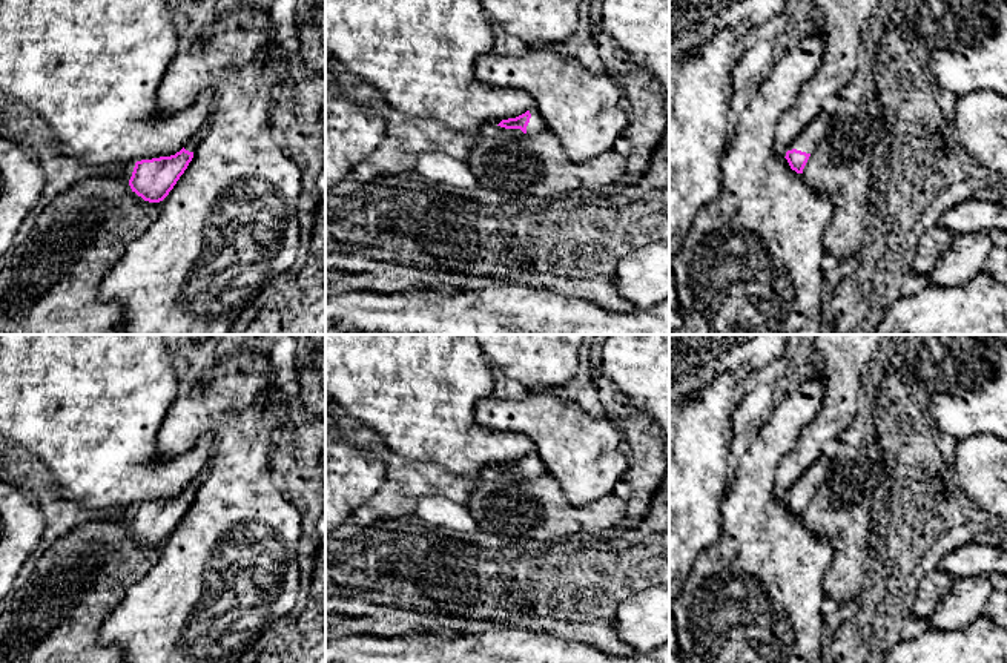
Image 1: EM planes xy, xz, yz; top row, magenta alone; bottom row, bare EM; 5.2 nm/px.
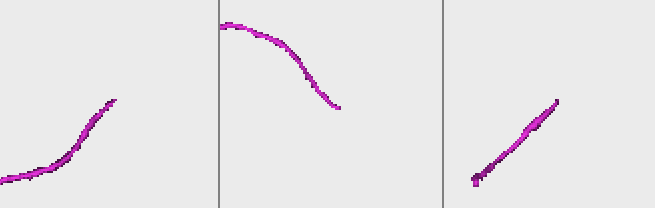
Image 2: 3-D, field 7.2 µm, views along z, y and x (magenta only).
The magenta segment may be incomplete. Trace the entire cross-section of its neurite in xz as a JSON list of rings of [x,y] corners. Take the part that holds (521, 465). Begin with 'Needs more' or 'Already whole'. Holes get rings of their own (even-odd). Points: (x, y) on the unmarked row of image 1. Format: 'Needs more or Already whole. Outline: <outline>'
Needs more. Outline: [[[536,451],[516,462],[502,463],[497,470],[505,473],[520,473],[527,479],[536,479],[548,474],[543,460],[536,454]]]

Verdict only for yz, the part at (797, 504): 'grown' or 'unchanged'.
grown

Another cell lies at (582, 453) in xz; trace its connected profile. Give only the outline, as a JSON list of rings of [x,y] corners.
[[[543,388],[530,390],[523,399],[508,401],[490,396],[474,407],[474,419],[490,431],[519,433],[534,444],[548,474],[562,487],[566,500],[583,506],[611,496],[629,468],[620,445],[625,442],[622,424],[606,416],[594,417],[582,410],[568,391]]]

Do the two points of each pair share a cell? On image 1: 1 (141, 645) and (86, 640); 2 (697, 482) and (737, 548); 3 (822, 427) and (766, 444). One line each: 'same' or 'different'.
1: different
2: different
3: different

